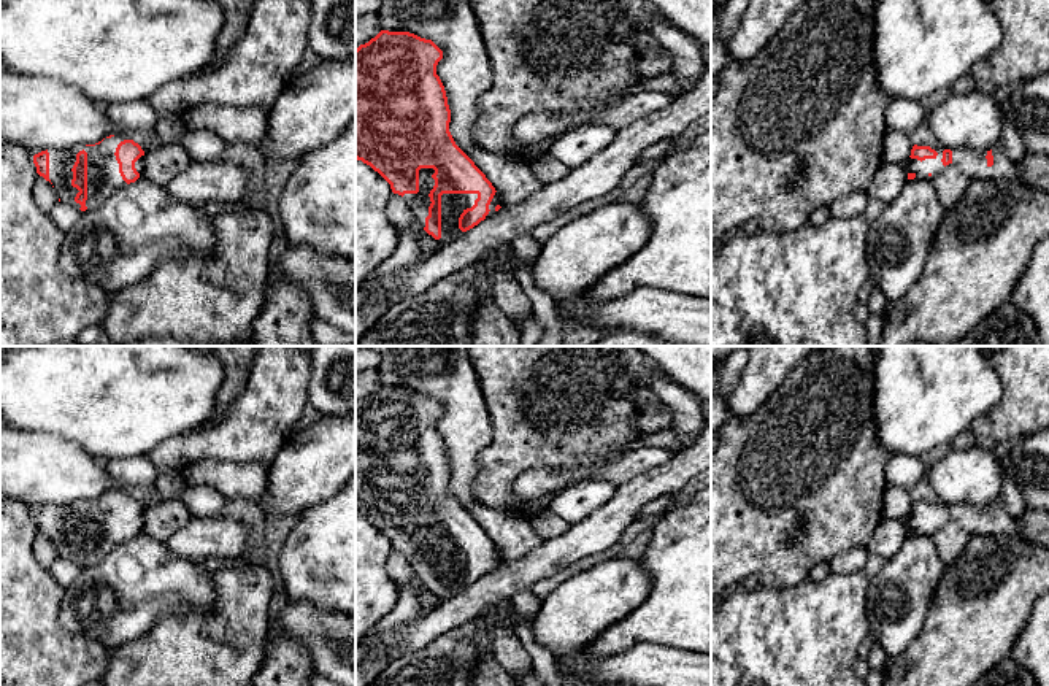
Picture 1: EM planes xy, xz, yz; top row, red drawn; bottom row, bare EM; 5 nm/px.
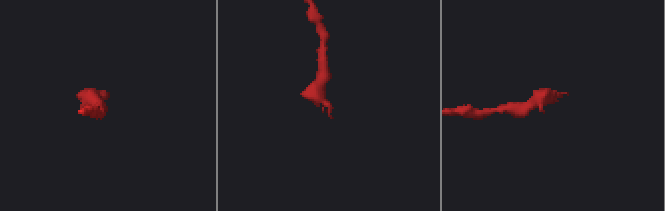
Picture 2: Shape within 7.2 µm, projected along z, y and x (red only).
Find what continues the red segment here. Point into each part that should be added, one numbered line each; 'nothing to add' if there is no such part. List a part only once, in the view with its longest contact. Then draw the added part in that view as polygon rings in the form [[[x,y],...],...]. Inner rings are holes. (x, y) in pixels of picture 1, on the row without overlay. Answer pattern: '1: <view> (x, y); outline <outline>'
1: xz (453, 561); outline [[[443,549],[441,551],[441,600],[455,597],[465,588],[459,584],[460,570],[475,561],[478,549]]]

